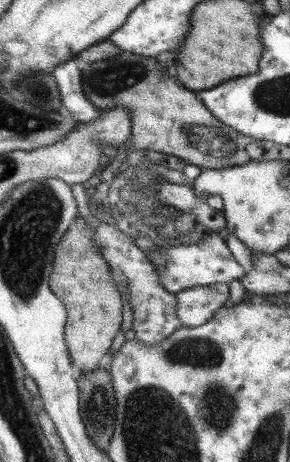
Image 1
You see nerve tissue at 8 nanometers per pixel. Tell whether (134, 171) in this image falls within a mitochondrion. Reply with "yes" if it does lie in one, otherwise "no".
no

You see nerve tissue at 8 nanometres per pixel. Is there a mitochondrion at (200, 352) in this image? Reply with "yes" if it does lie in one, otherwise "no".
yes

